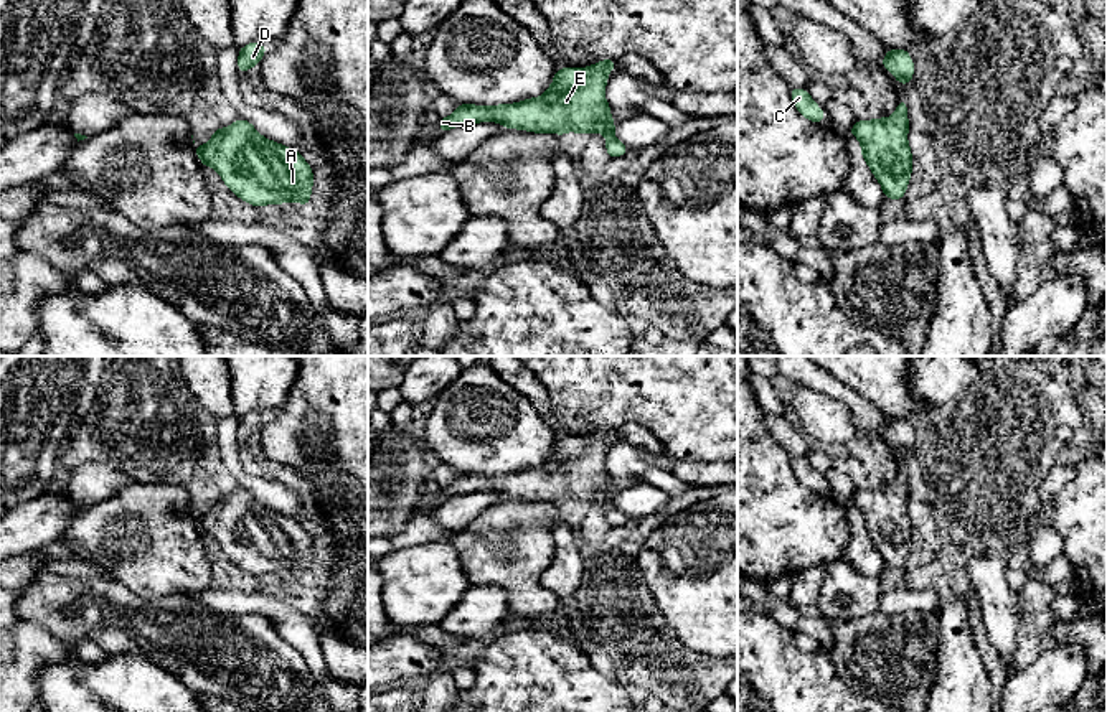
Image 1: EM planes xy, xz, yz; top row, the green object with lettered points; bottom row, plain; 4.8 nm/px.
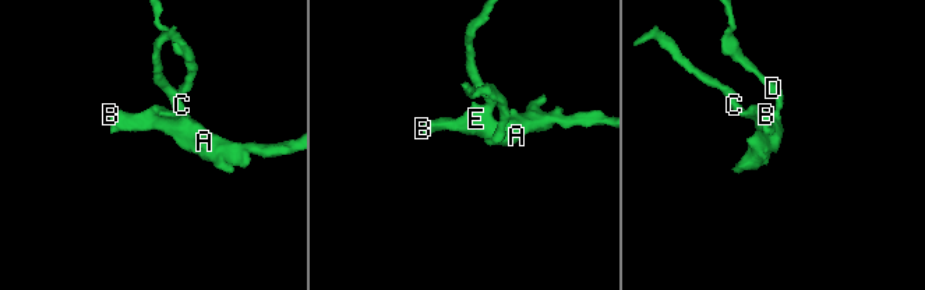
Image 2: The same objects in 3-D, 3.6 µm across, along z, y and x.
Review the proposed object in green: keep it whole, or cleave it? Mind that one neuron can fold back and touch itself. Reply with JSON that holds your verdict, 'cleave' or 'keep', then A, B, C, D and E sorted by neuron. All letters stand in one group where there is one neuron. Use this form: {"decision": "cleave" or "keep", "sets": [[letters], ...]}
{"decision": "keep", "sets": [["A", "B", "C", "D", "E"]]}

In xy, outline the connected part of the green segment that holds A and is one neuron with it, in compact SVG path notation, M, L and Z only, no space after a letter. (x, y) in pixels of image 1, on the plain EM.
M239 486L234 493L218 496L213 506L201 516L195 513L195 522L203 536L214 537L224 554L243 570L259 577L295 570L309 575L313 541L305 527L294 518L262 506L251 491Z

